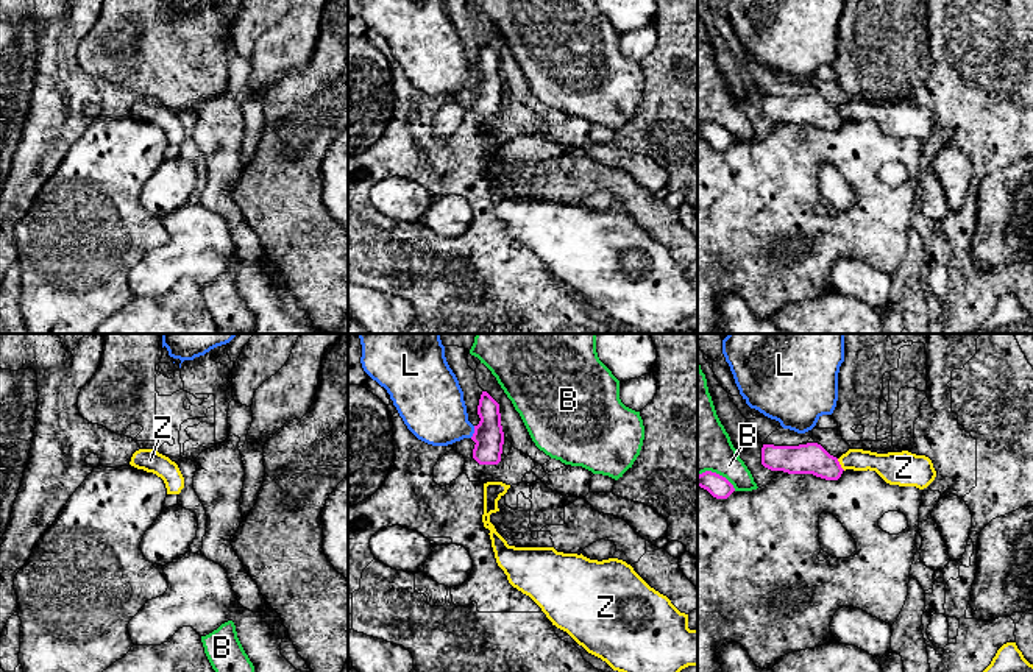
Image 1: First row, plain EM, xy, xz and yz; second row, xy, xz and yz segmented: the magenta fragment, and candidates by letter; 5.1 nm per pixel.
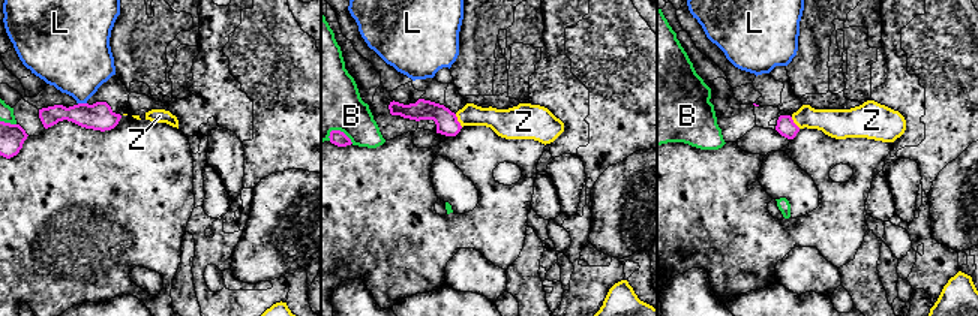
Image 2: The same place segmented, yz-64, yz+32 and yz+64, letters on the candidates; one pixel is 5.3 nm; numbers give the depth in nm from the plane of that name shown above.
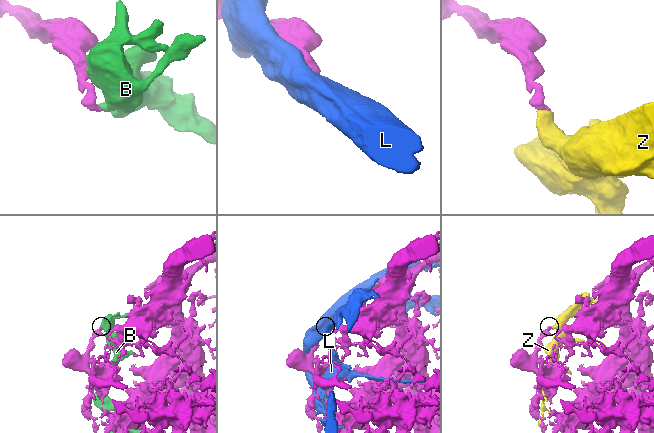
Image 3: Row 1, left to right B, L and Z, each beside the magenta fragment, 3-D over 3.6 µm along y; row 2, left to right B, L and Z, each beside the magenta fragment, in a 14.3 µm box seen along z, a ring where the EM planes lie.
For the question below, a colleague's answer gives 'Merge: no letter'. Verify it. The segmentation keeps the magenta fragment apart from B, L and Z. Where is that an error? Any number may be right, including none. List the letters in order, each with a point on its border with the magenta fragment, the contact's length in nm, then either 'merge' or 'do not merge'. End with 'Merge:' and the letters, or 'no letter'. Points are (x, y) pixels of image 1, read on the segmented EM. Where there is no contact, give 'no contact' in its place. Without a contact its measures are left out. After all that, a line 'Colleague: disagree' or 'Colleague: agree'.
B: yz (718, 474) | 220 nm | do not merge
L: xz (475, 432) | 70 nm | do not merge
Z: yz (840, 465) | 80 nm | merge
Merge: Z
Colleague: disagree

